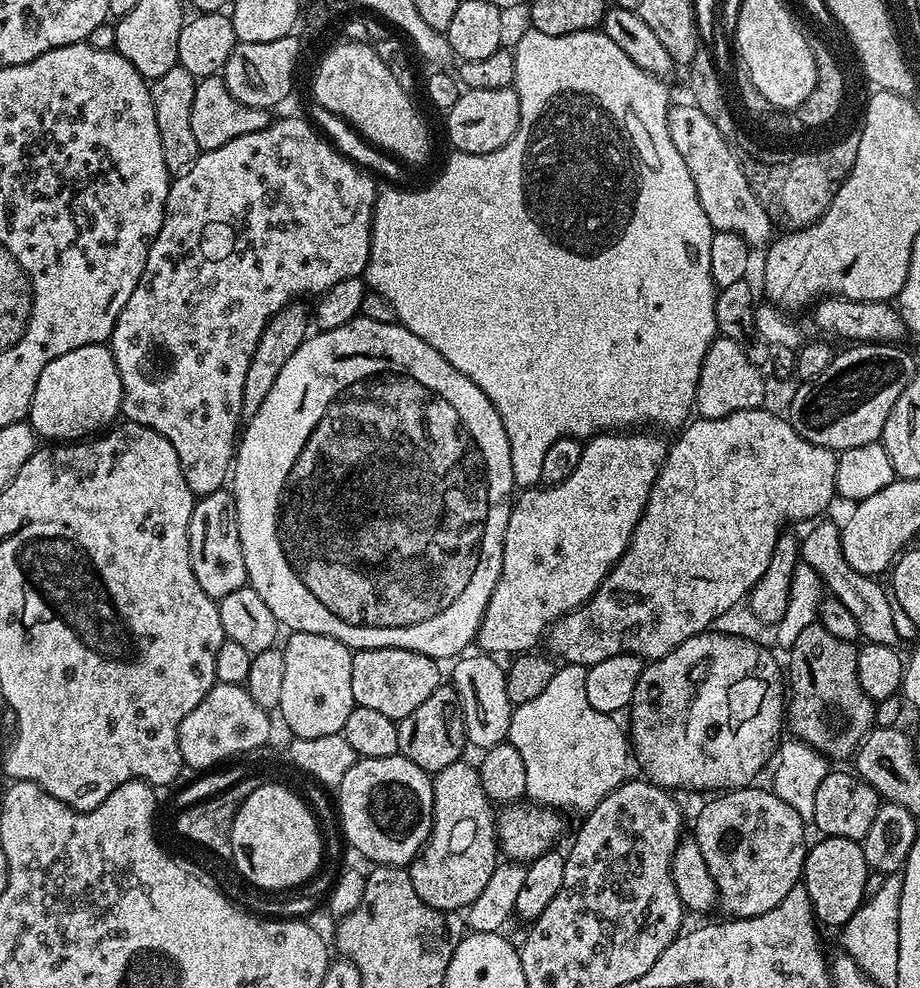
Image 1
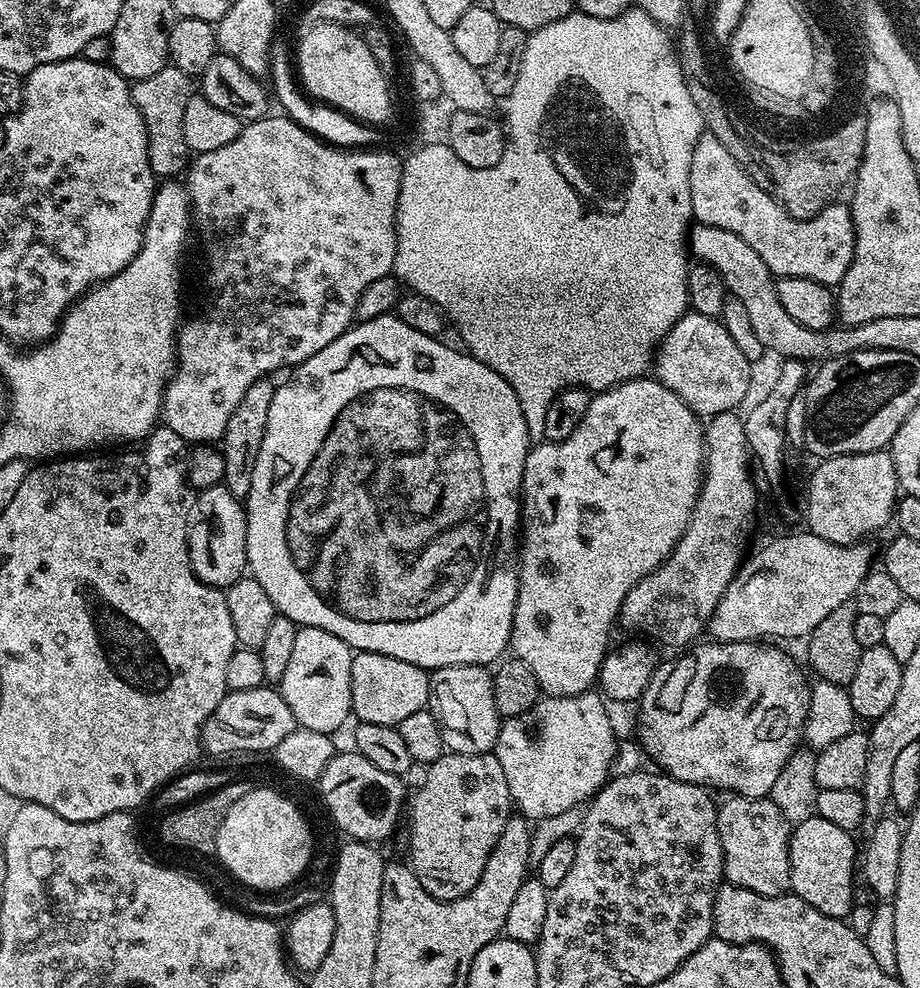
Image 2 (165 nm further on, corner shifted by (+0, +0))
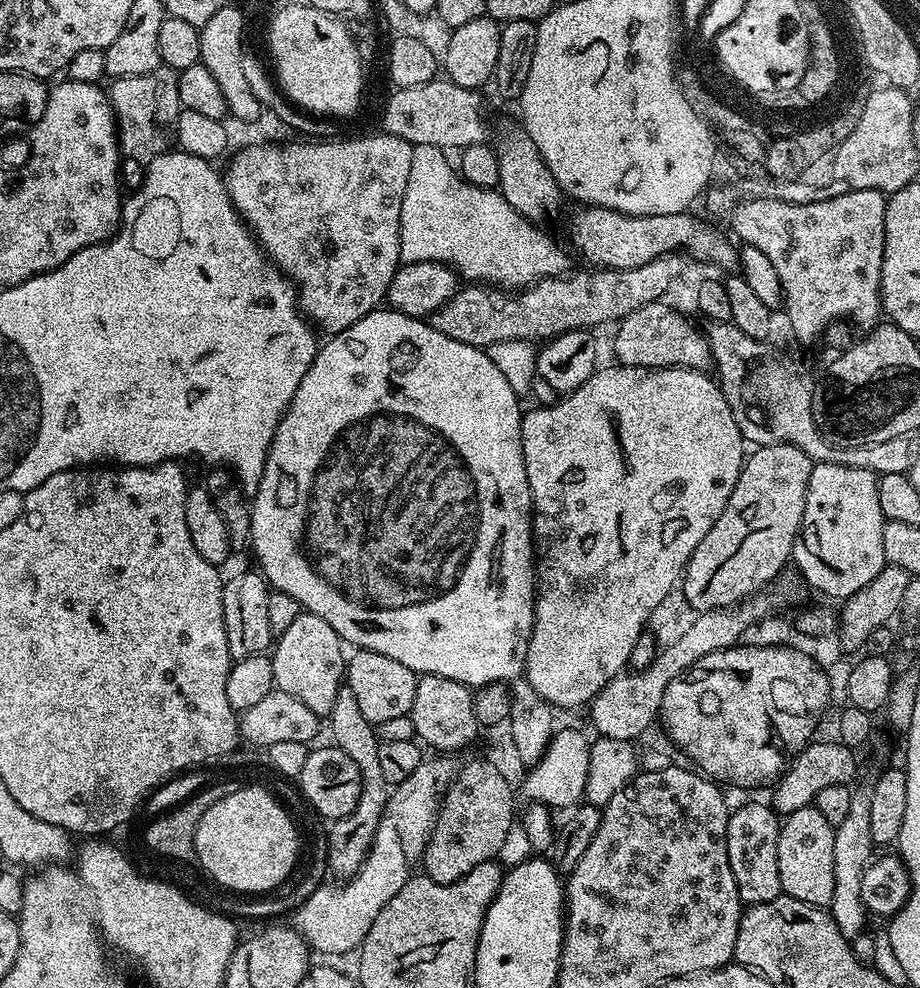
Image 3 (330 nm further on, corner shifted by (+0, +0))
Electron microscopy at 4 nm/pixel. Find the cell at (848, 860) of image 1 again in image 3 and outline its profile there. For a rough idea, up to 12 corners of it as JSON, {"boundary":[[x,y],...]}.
{"boundary":[[815,806],[783,817],[780,891],[827,909],[835,827]]}

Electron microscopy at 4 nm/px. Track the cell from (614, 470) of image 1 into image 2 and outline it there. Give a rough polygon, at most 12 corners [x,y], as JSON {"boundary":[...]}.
{"boundary":[[655,378],[529,447],[510,652],[597,683],[682,538],[701,417]]}

